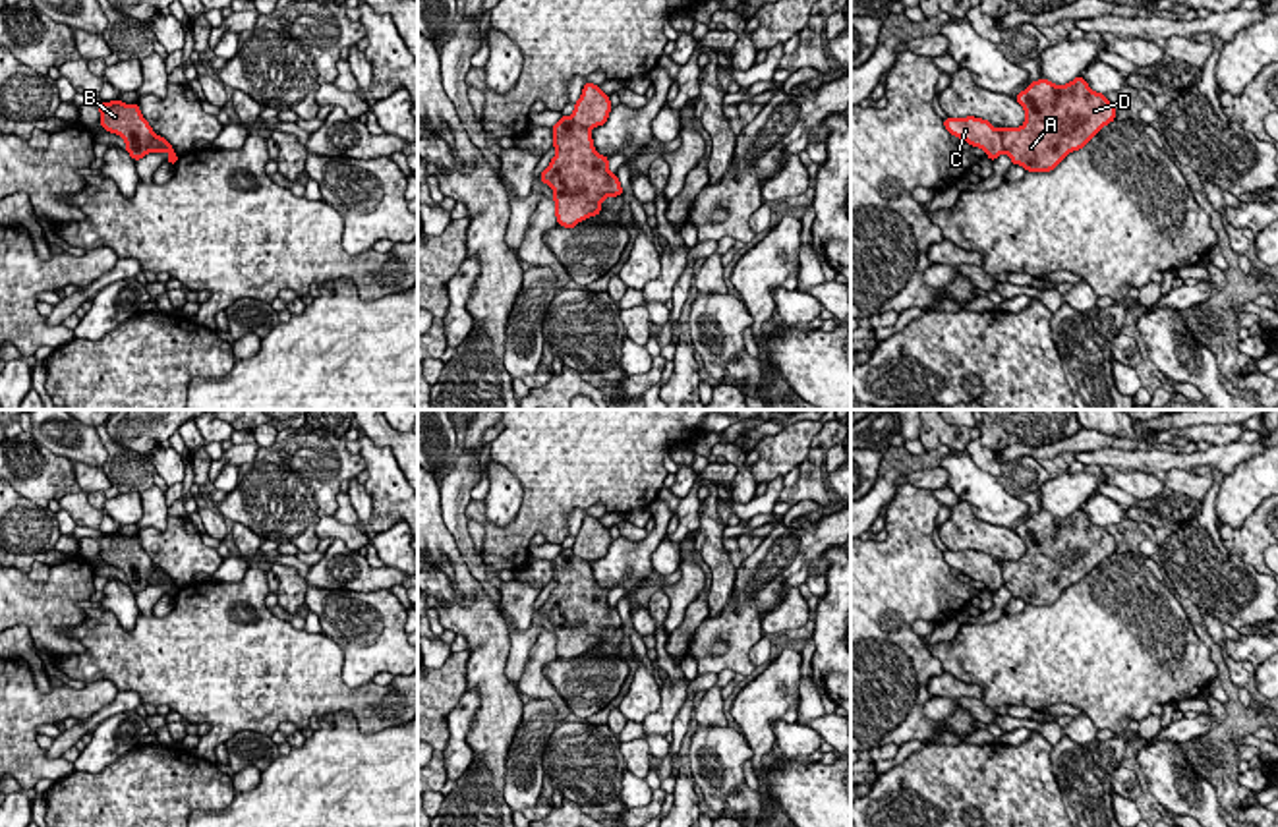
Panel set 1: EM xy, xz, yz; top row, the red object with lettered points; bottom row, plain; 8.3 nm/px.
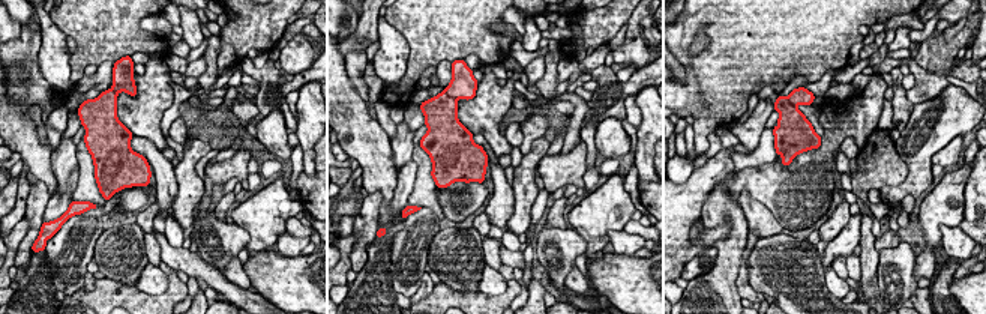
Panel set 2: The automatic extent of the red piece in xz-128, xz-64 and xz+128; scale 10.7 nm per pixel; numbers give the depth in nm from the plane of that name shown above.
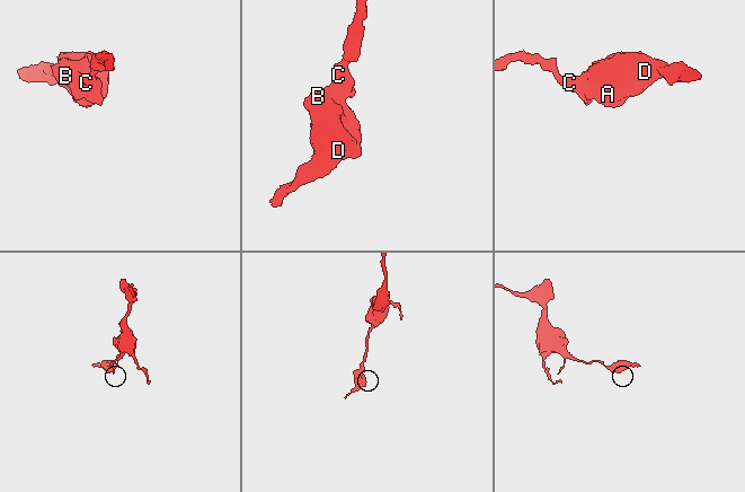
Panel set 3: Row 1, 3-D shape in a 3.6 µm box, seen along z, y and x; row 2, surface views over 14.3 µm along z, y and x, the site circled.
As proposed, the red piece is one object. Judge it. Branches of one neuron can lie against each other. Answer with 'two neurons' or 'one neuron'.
two neurons

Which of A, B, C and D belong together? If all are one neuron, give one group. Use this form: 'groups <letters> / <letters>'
groups A B D / C

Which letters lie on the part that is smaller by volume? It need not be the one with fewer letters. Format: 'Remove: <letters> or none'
Remove: A, B, D

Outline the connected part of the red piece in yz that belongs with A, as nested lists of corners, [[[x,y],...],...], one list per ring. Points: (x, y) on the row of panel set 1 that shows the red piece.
[[[1083,77],[1067,85],[1048,79],[1029,83],[1015,100],[1027,118],[1021,128],[1000,128],[1003,153],[1027,172],[1050,172],[1071,151],[1083,149],[1118,108]]]

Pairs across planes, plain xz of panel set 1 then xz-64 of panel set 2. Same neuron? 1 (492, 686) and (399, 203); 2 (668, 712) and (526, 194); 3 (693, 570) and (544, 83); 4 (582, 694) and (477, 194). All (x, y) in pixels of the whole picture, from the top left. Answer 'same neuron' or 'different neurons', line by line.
1: different neurons
2: same neuron
3: different neurons
4: same neuron

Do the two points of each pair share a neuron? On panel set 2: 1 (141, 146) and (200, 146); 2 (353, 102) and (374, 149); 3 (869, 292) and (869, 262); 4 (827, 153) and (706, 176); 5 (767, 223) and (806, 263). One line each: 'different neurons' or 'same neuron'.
1: different neurons
2: same neuron
3: same neuron
4: same neuron
5: different neurons

